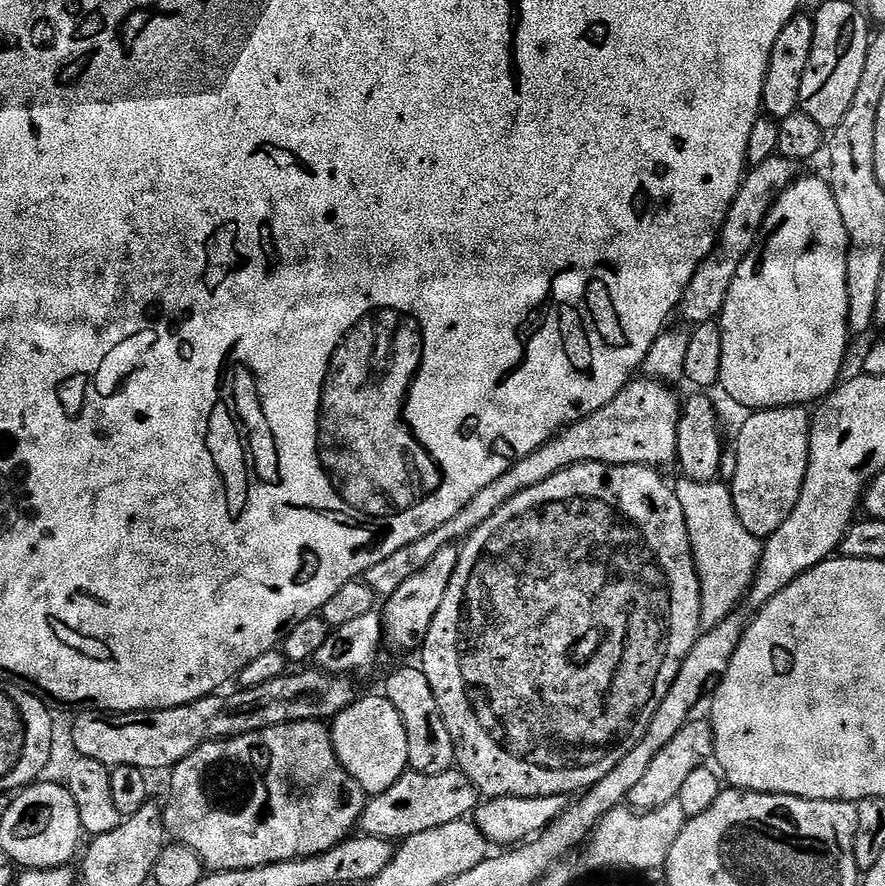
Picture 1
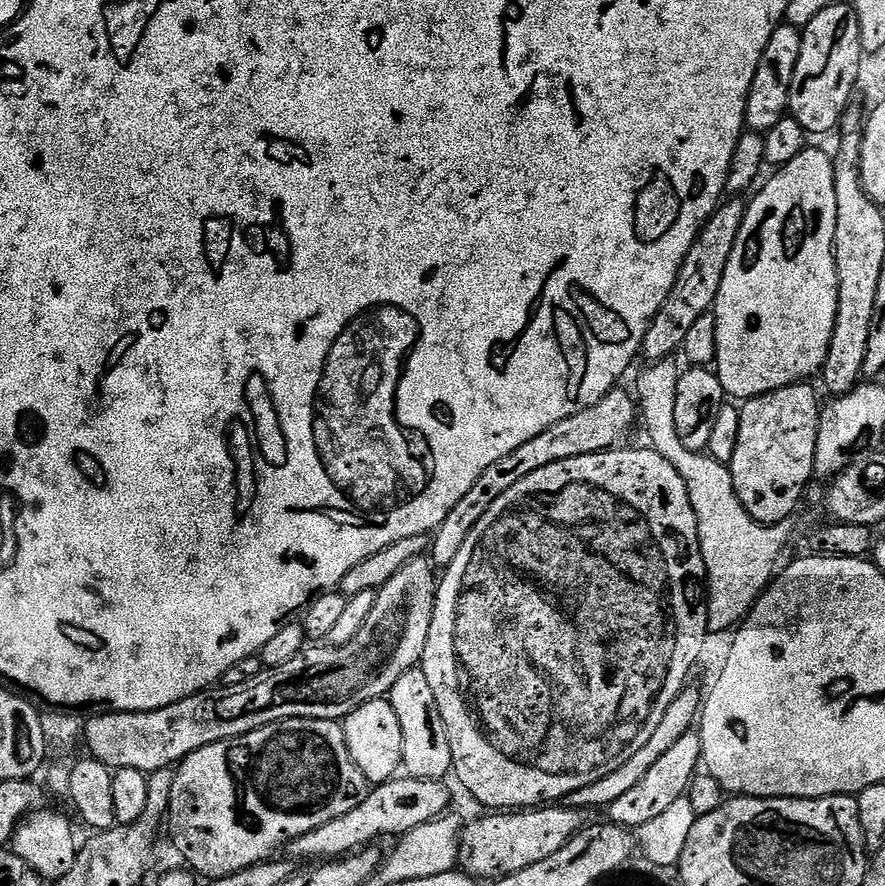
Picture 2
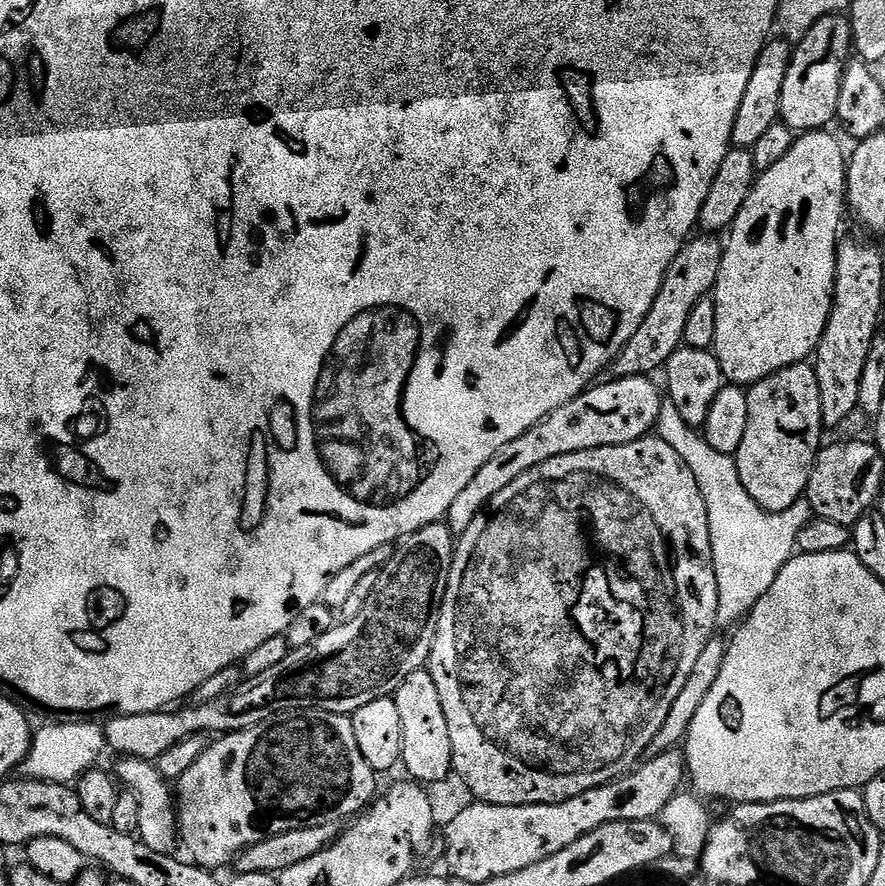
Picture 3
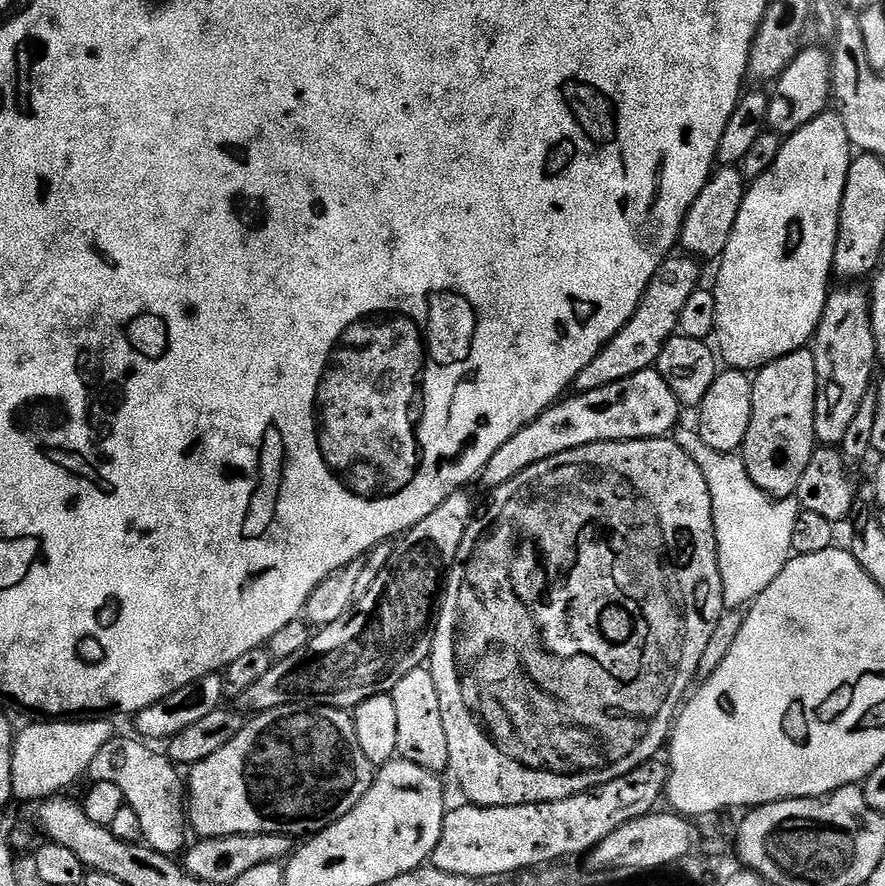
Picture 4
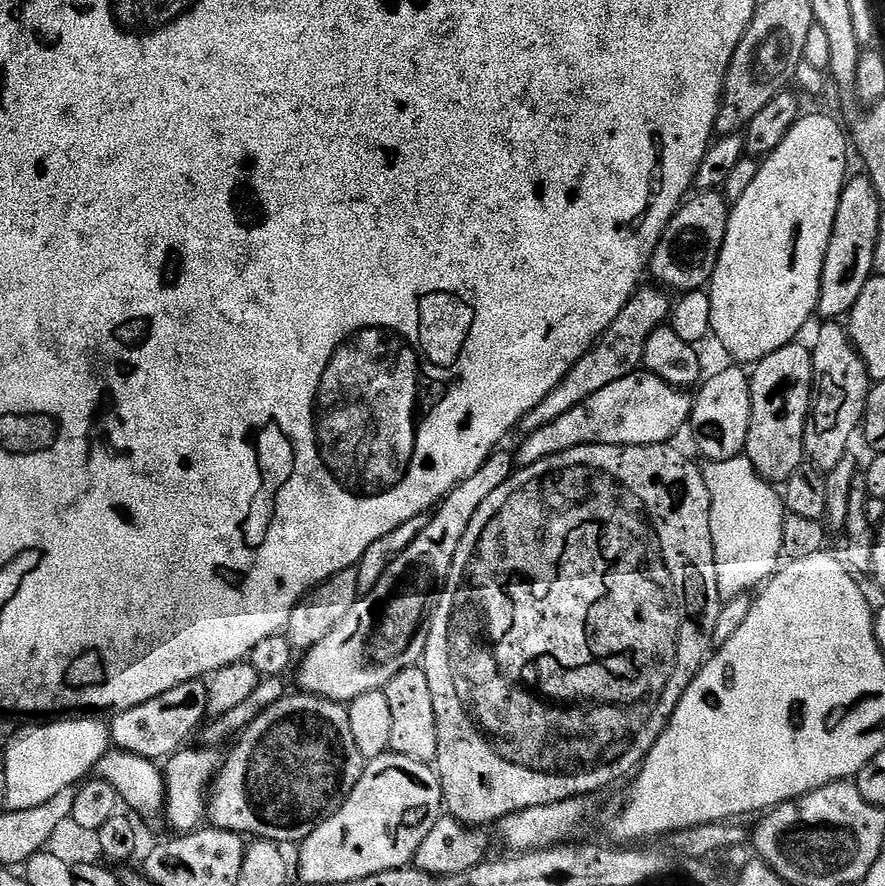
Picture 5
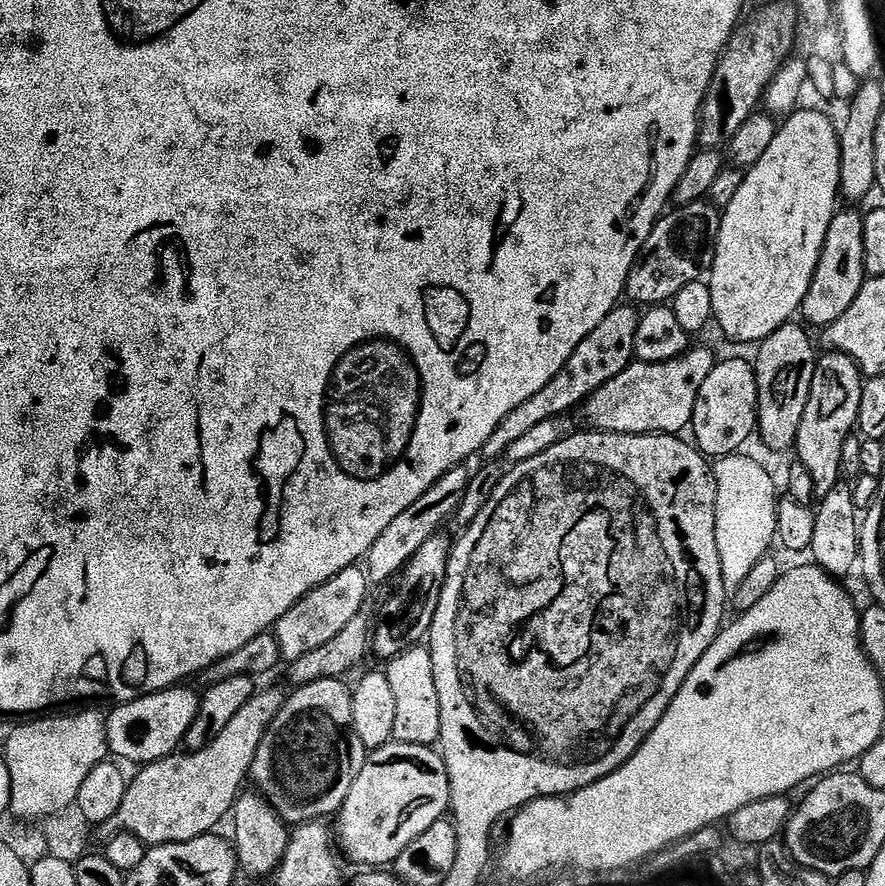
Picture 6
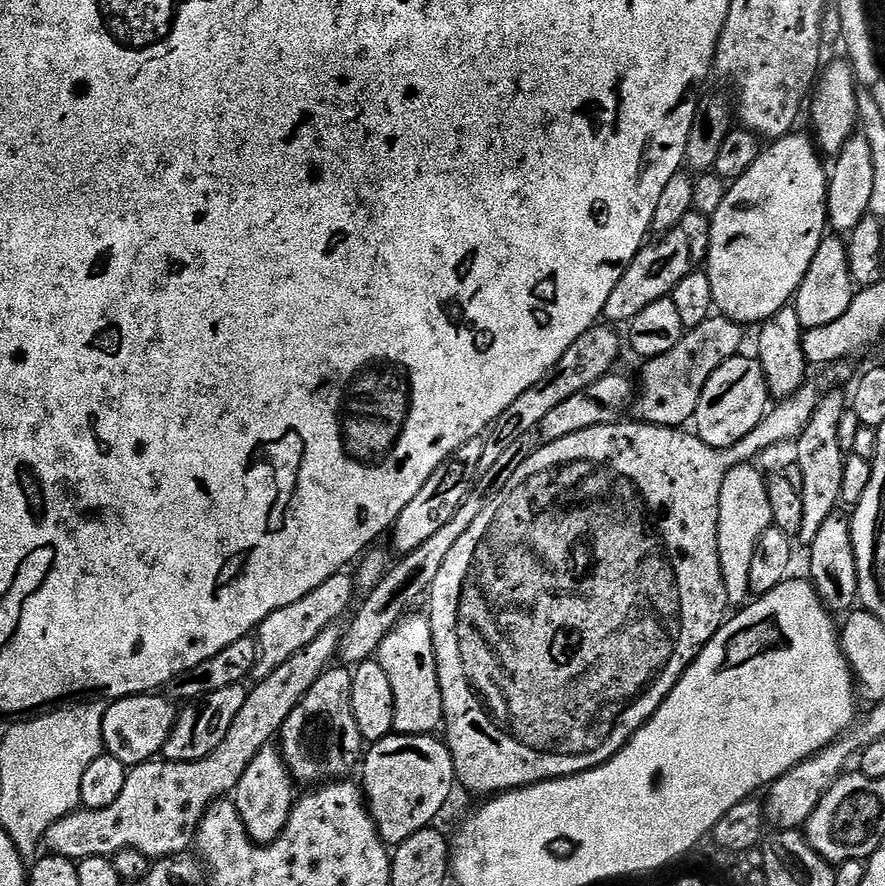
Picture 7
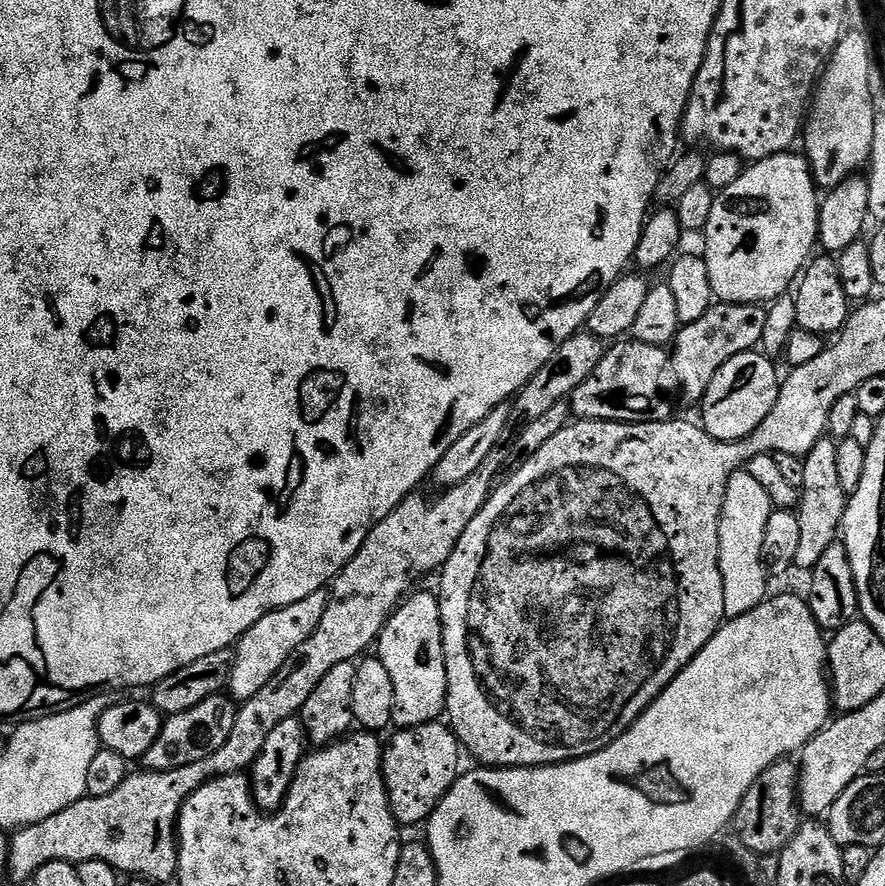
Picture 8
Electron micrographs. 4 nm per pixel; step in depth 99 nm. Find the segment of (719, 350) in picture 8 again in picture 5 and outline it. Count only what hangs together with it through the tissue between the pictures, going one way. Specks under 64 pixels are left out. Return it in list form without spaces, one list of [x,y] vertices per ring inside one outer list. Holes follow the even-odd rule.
[[[637,370],[626,378],[618,378],[618,382],[610,382],[610,386],[598,390],[598,394],[590,394],[586,402],[566,410],[562,418],[554,418],[554,422],[527,433],[520,456],[518,452],[519,467],[529,468],[580,444],[662,444],[671,441],[671,436],[684,423],[687,425],[692,415],[693,397],[684,392],[687,391],[683,387],[652,370]]]

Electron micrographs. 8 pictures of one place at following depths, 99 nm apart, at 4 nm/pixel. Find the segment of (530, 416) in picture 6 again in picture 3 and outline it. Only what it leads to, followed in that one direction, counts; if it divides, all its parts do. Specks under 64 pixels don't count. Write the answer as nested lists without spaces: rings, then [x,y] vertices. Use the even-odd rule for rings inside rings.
[[[712,234],[697,235],[689,239],[678,258],[670,262],[670,270],[666,270],[658,298],[654,298],[654,306],[650,306],[650,314],[646,314],[634,338],[630,338],[630,342],[626,342],[626,346],[622,346],[616,356],[614,369],[616,368],[617,377],[659,373],[668,359],[684,344],[686,322],[694,306],[698,306],[698,302],[702,302],[718,282],[718,270],[722,266],[722,244],[716,240],[719,239]]]

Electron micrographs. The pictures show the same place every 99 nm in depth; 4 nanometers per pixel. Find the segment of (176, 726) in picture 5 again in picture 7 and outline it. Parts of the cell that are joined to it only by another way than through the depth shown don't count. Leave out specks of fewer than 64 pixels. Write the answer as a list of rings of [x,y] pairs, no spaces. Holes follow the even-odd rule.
[[[164,694],[127,696],[113,700],[104,709],[102,734],[107,755],[118,758],[126,766],[146,764],[163,753],[166,742],[176,725],[178,708]]]

